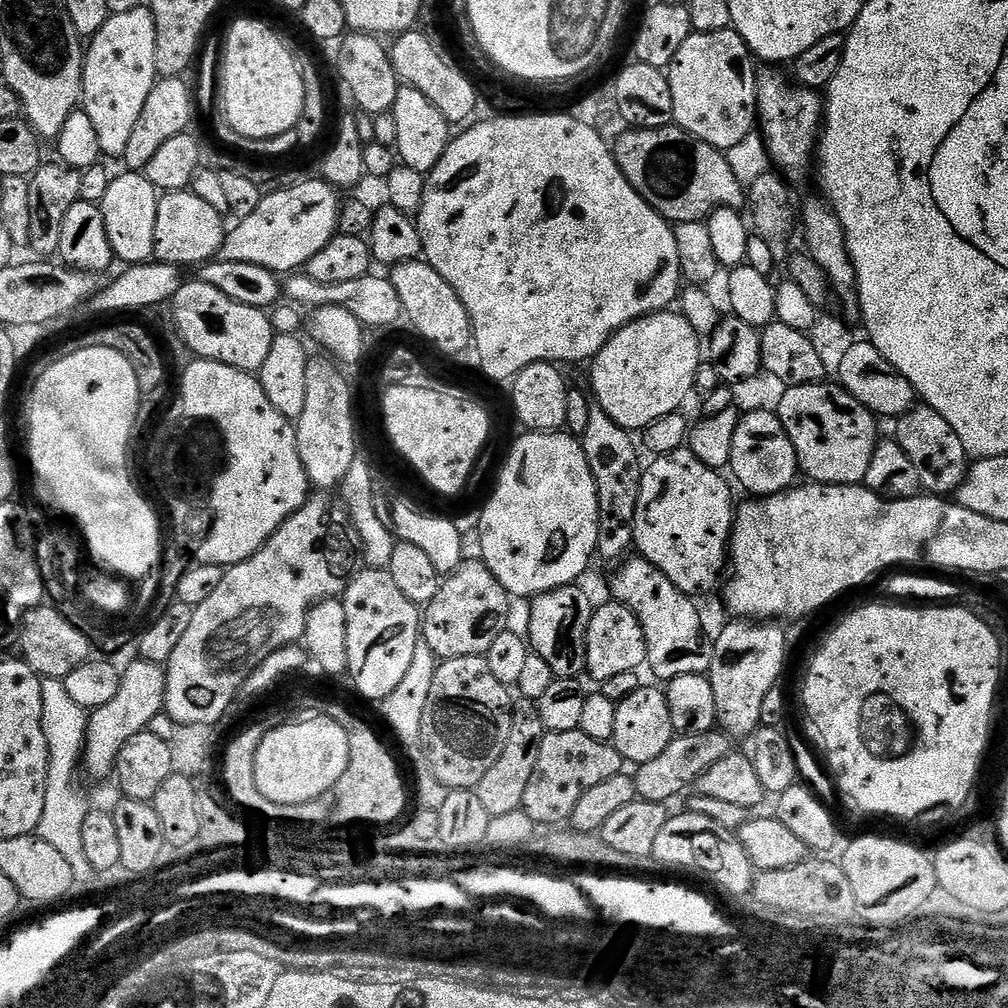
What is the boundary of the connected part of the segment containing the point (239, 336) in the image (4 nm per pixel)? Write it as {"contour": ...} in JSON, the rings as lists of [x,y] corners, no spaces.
{"contour":[[[199,278],[182,284],[171,299],[170,308],[176,315],[176,328],[188,343],[193,357],[222,362],[243,372],[259,373],[276,337],[272,331],[272,317],[265,309],[234,302],[234,298],[226,298],[218,286],[210,286]]]}

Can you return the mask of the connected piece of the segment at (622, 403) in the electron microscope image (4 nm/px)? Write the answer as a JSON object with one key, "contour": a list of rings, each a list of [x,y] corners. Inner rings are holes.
{"contour":[[[676,310],[652,312],[648,316],[638,318],[622,330],[618,330],[602,346],[602,350],[591,361],[592,390],[591,395],[595,403],[618,422],[618,426],[629,430],[643,430],[650,422],[662,418],[671,412],[679,412],[685,406],[684,399],[693,395],[696,386],[696,371],[702,363],[700,356],[700,342],[702,336],[696,332],[687,318]]]}

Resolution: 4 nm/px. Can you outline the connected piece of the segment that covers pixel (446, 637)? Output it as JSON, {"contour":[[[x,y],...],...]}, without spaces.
{"contour":[[[465,559],[455,572],[443,577],[438,594],[422,612],[422,642],[440,660],[487,656],[494,638],[509,631],[508,591],[494,578],[483,559]]]}

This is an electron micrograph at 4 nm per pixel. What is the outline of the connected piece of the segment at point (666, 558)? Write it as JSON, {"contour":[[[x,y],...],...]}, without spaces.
{"contour":[[[686,446],[655,457],[651,462],[653,464],[643,469],[640,478],[638,510],[634,514],[635,551],[658,566],[658,570],[662,570],[662,574],[666,574],[666,578],[678,586],[678,590],[693,598],[700,598],[703,592],[708,592],[716,583],[721,583],[720,567],[723,564],[725,567],[732,539],[732,488],[720,477],[723,475],[717,469],[698,462],[698,458],[694,458]]]}

